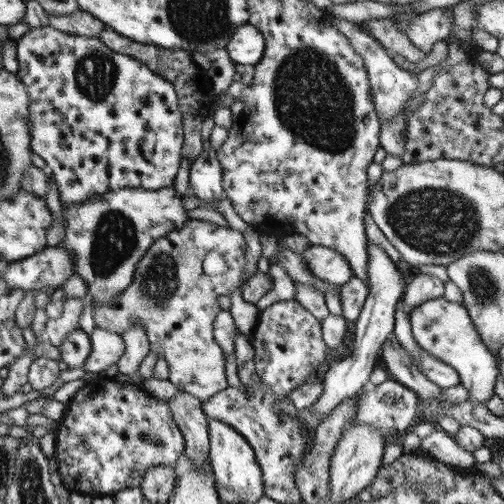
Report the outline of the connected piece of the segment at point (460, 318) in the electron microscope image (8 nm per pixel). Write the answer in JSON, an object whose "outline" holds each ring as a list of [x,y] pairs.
{"outline":[[[442,296],[424,300],[408,312],[411,336],[419,348],[433,358],[448,364],[458,374],[460,385],[467,391],[467,401],[483,402],[493,395],[498,367],[490,350],[481,342],[462,303],[445,300]]]}

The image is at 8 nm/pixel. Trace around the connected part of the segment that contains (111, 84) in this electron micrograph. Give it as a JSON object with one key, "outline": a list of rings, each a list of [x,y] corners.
{"outline":[[[46,25],[29,29],[21,37],[15,40],[17,59],[17,72],[14,75],[27,87],[29,95],[28,120],[32,152],[37,154],[41,160],[52,170],[53,180],[59,193],[61,204],[83,203],[95,197],[101,197],[106,192],[113,192],[118,188],[143,188],[156,191],[160,188],[171,187],[181,160],[181,145],[183,142],[182,118],[178,109],[178,100],[174,93],[173,85],[160,76],[155,76],[141,62],[133,60],[129,56],[116,54],[99,38],[87,38],[85,36],[72,35],[55,30]]]}

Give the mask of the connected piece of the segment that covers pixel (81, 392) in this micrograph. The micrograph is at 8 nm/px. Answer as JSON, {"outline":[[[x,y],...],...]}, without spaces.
{"outline":[[[100,378],[85,383],[69,400],[54,431],[53,459],[61,485],[68,493],[108,496],[124,488],[139,487],[149,467],[175,465],[184,451],[184,439],[167,408],[167,402],[151,397],[147,384],[118,383],[113,378]]]}

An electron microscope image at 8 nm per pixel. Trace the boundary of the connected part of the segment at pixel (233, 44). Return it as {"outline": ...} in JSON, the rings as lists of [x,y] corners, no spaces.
{"outline":[[[247,22],[235,27],[224,49],[233,64],[254,66],[263,57],[264,38]]]}

